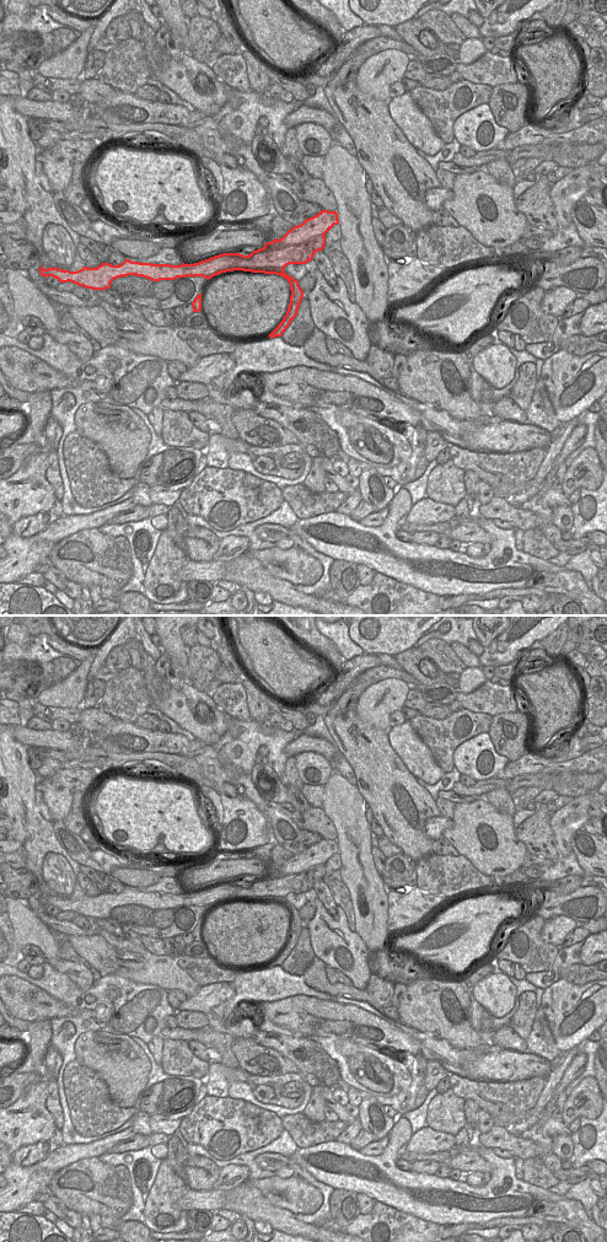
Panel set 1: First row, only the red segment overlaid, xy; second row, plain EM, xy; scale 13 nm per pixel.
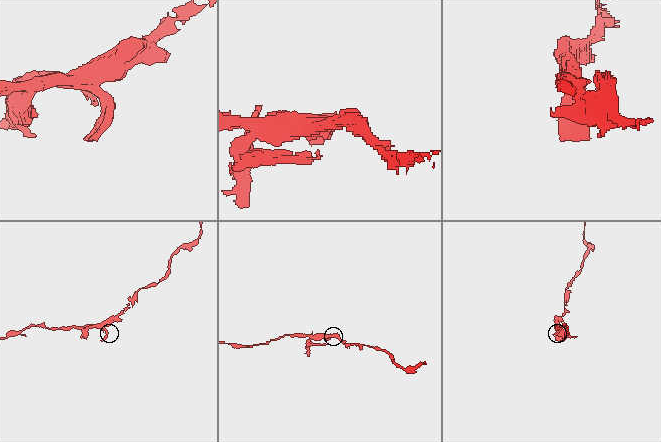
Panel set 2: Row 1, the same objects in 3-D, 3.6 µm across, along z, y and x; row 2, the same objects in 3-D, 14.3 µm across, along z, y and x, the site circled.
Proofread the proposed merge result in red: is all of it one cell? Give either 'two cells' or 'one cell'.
two cells

